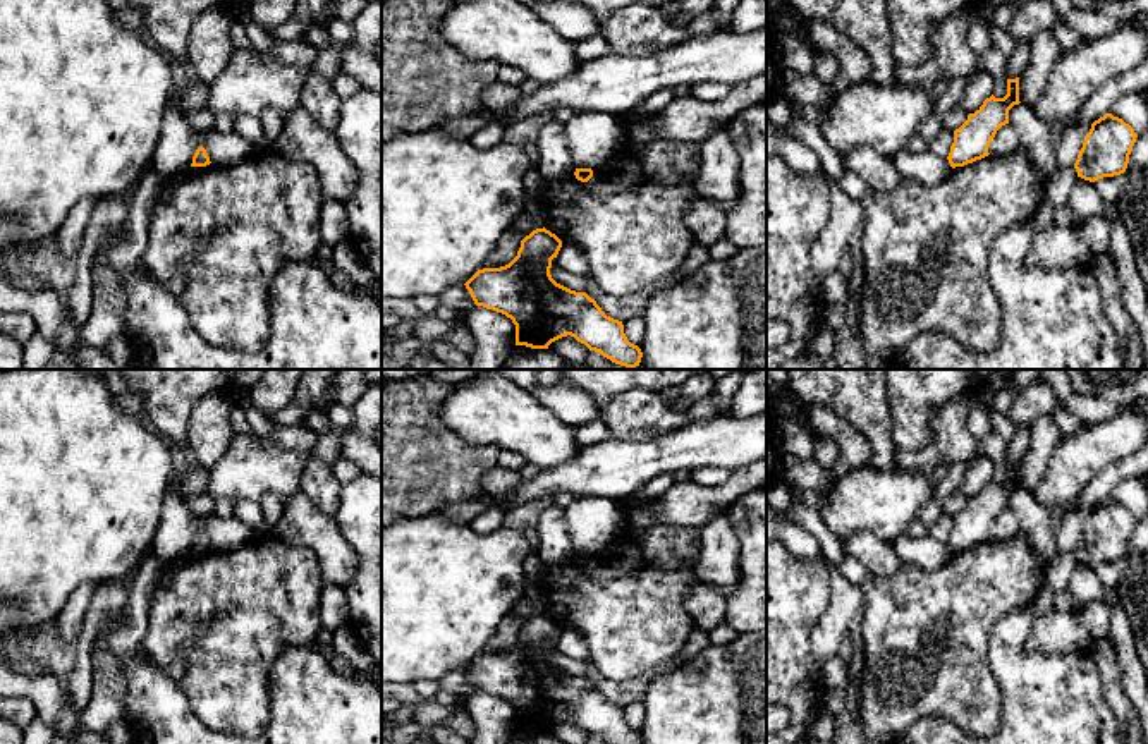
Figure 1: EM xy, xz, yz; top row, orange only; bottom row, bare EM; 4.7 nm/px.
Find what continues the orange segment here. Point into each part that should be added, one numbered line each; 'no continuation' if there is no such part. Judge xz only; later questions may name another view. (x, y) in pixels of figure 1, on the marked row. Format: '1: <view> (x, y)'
no continuation

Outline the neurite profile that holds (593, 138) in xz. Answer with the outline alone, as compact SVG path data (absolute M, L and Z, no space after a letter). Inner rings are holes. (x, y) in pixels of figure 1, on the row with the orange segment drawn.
M576 115L565 124L565 132L576 168L600 168L624 141L624 127L615 115Z

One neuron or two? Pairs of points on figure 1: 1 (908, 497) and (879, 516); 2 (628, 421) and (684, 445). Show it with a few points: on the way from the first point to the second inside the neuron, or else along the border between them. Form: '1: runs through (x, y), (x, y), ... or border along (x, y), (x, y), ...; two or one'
1: runs through (901, 497), (885, 509); one
2: border along (691, 421), (648, 439), (619, 440); two

